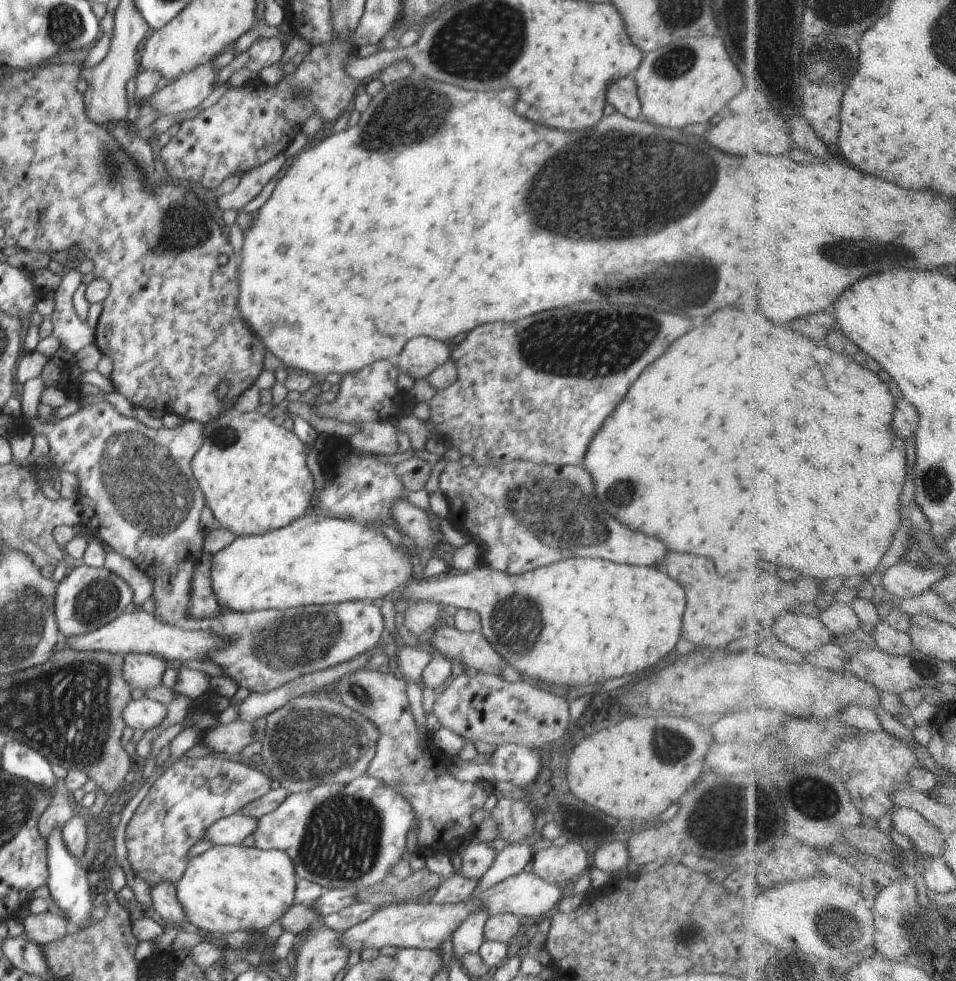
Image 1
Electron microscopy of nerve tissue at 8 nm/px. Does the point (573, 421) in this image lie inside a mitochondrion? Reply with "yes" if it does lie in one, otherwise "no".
no

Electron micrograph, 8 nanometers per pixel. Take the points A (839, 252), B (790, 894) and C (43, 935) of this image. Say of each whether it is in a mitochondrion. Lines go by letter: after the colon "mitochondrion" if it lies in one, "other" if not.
A: mitochondrion
B: other
C: other

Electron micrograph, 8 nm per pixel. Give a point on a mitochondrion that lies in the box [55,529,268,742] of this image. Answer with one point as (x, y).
(101, 596)

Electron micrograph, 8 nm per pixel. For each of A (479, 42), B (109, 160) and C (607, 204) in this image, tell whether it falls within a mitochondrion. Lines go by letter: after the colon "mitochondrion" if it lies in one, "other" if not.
A: mitochondrion
B: mitochondrion
C: mitochondrion

